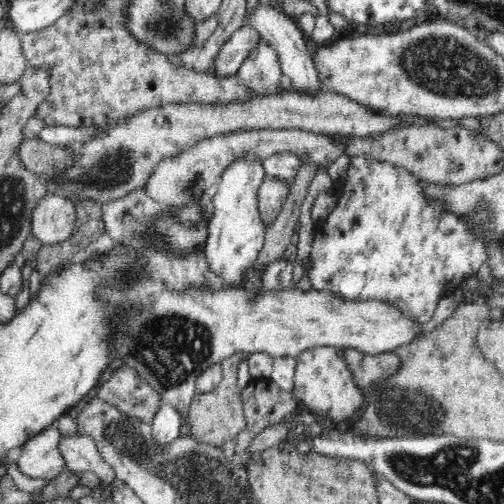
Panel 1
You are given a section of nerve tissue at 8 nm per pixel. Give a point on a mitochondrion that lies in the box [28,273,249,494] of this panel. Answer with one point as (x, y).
(170, 347)

